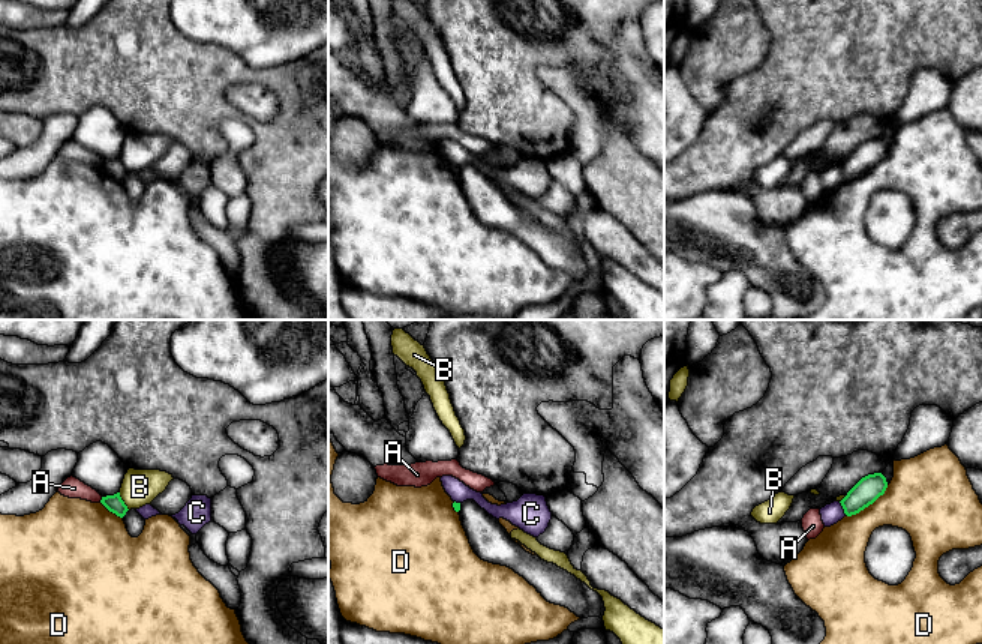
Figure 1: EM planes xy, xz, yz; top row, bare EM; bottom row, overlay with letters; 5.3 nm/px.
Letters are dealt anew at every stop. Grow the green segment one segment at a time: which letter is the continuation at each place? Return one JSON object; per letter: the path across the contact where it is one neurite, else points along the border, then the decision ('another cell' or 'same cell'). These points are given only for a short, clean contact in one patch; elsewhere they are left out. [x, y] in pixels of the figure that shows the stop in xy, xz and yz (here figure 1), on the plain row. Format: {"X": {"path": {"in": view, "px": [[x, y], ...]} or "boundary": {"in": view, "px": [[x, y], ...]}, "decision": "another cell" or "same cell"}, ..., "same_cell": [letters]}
{"A": {"boundary": {"in": "xy", "px": [[102, 161], [99, 165]]}, "decision": "another cell"}, "B": {"decision": "another cell"}, "C": {"boundary": {"in": "yz", "px": [[838, 165], [846, 177]]}, "decision": "another cell"}, "D": {"decision": "another cell"}, "same_cell": []}

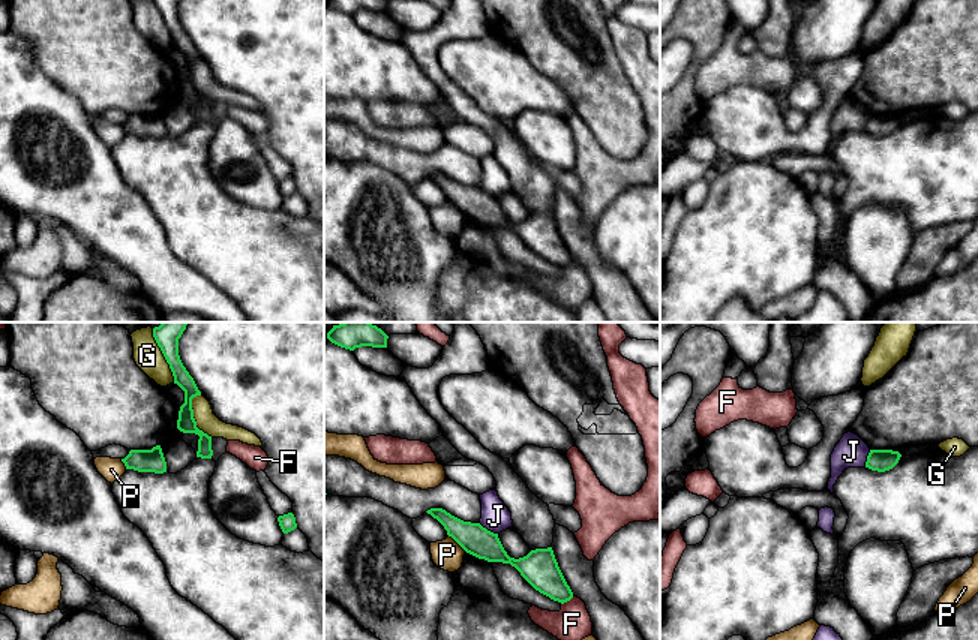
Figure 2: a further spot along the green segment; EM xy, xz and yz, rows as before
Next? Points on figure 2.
{"F": {"decision": "another cell"}, "G": {"decision": "another cell"}, "J": {"decision": "another cell"}, "P": {"decision": "another cell"}, "same_cell": []}

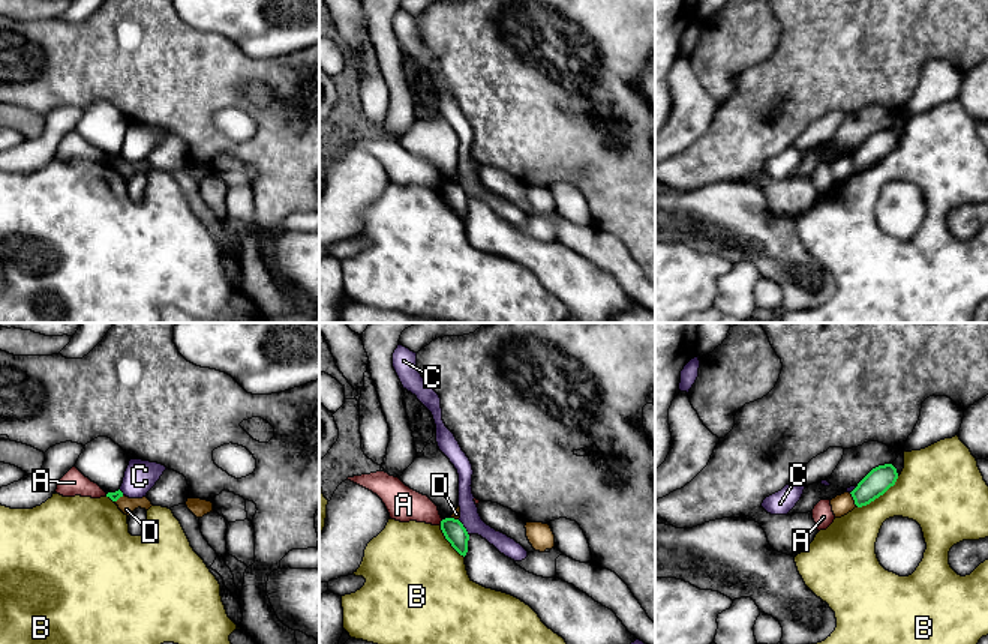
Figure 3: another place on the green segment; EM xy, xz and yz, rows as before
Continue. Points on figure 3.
{"A": {"boundary": {"in": "xz", "px": [[443, 183], [440, 186]]}, "decision": "another cell"}, "B": {"decision": "another cell"}, "C": {"decision": "another cell"}, "D": {"boundary": {"in": "yz", "px": [[849, 156], [856, 168]]}, "decision": "another cell"}, "same_cell": []}

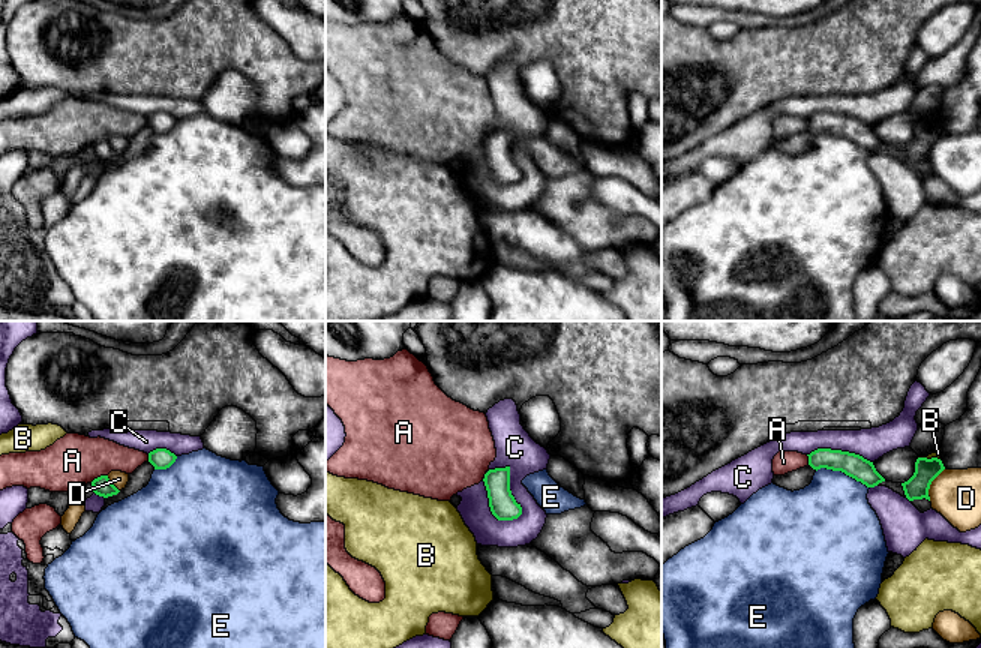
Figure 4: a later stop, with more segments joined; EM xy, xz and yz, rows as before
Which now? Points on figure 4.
{"A": {"decision": "another cell"}, "B": {"decision": "another cell"}, "C": {"decision": "another cell"}, "D": {"decision": "another cell"}, "E": {"decision": "another cell"}, "same_cell": []}

